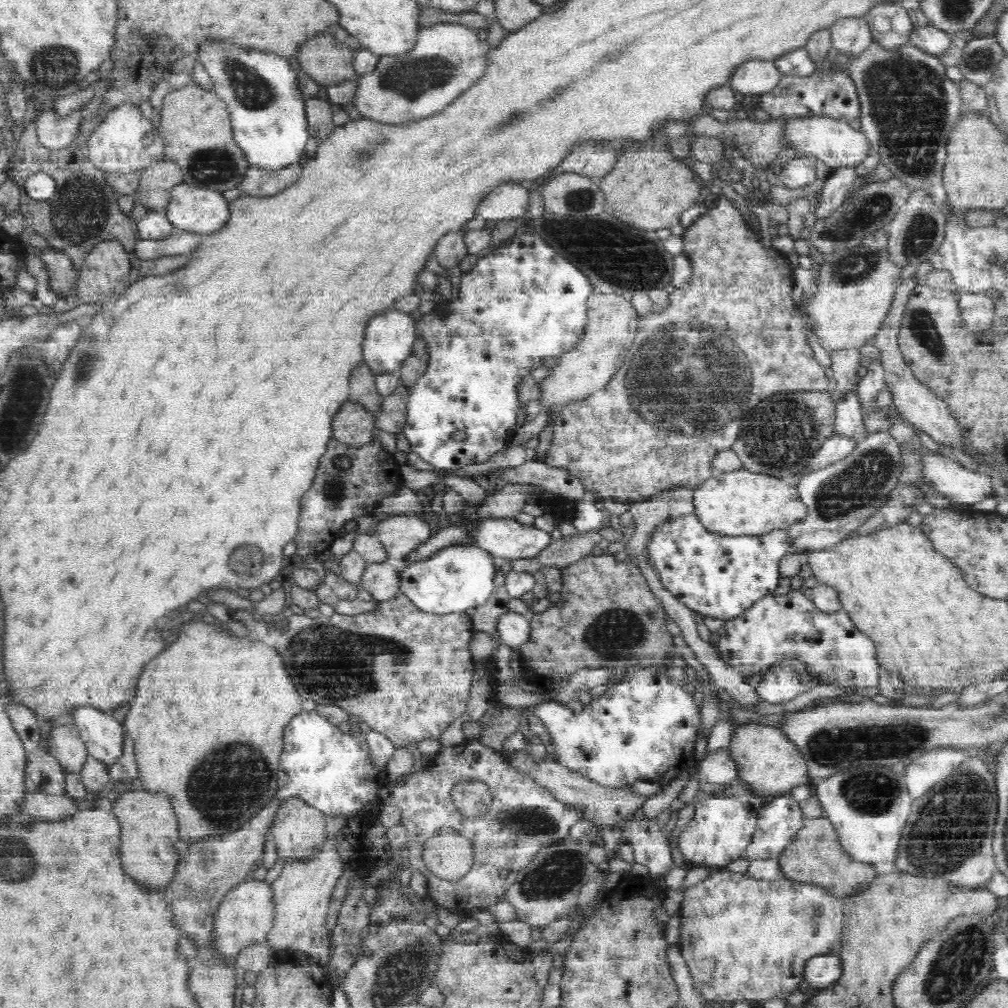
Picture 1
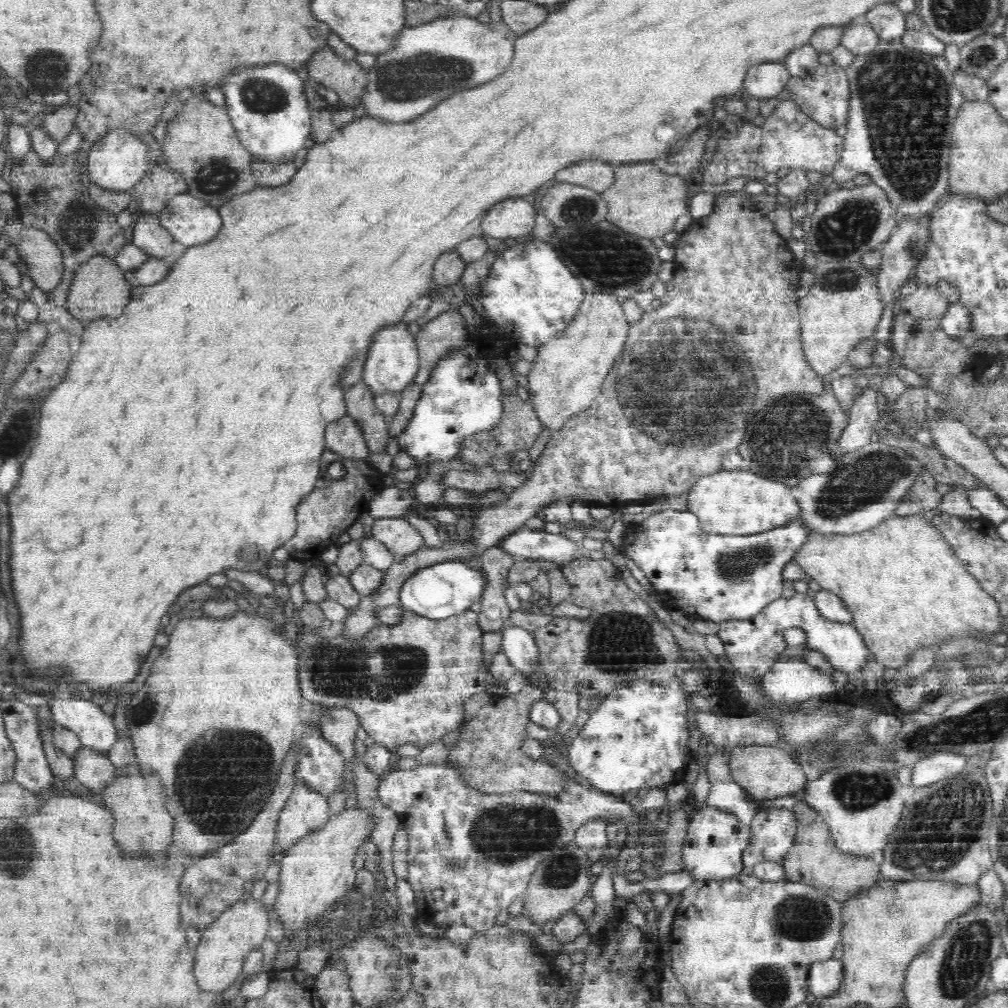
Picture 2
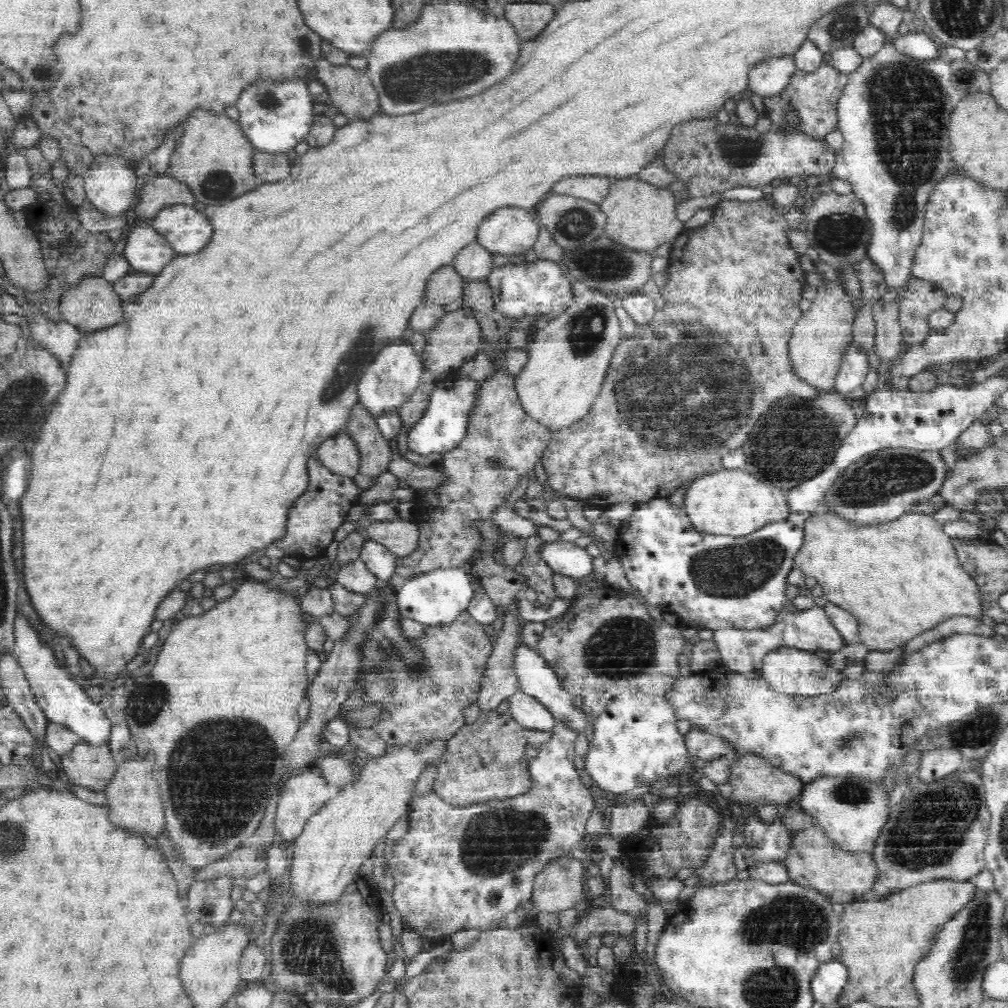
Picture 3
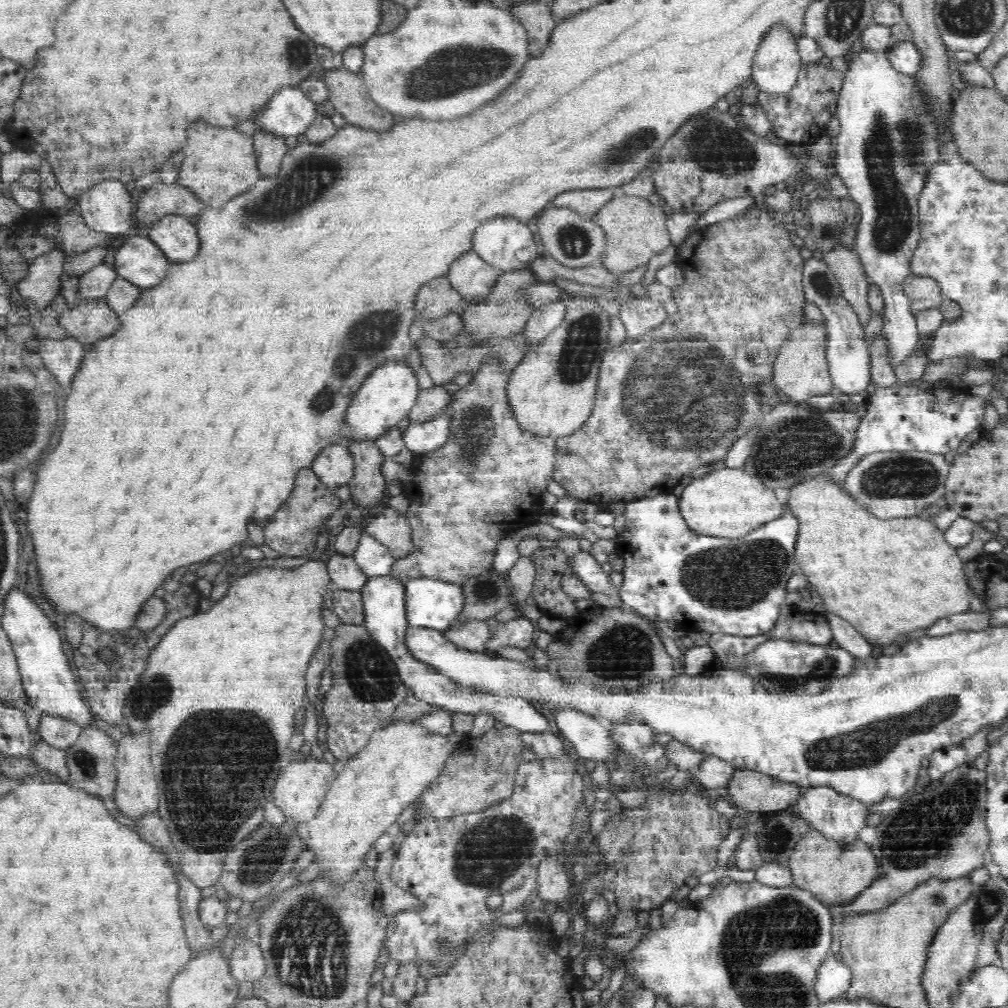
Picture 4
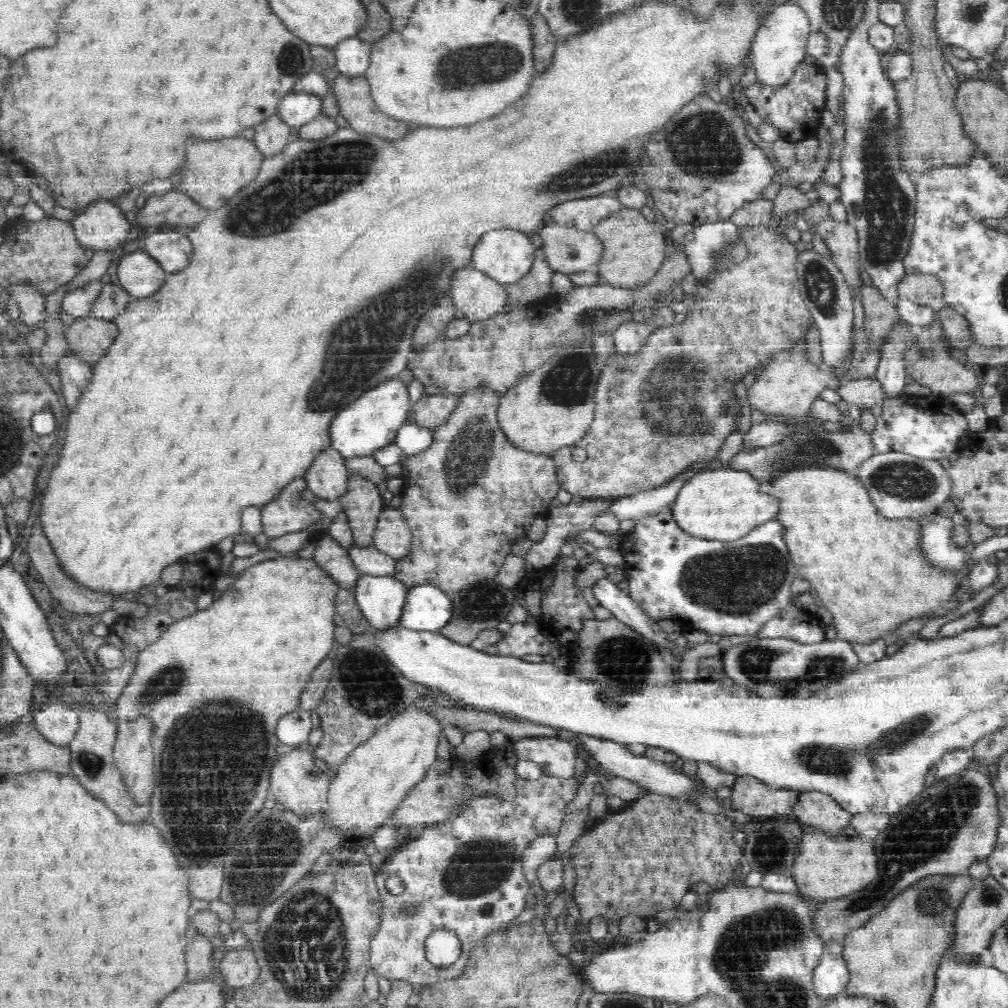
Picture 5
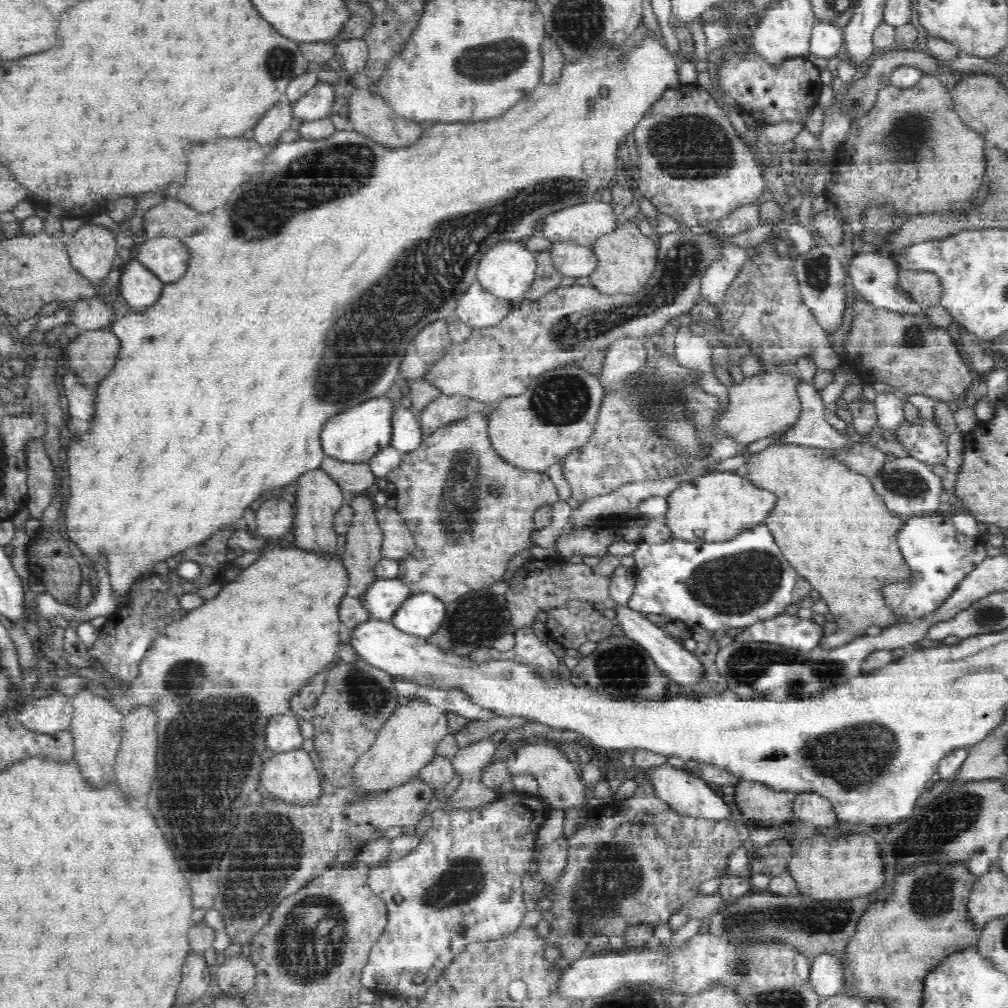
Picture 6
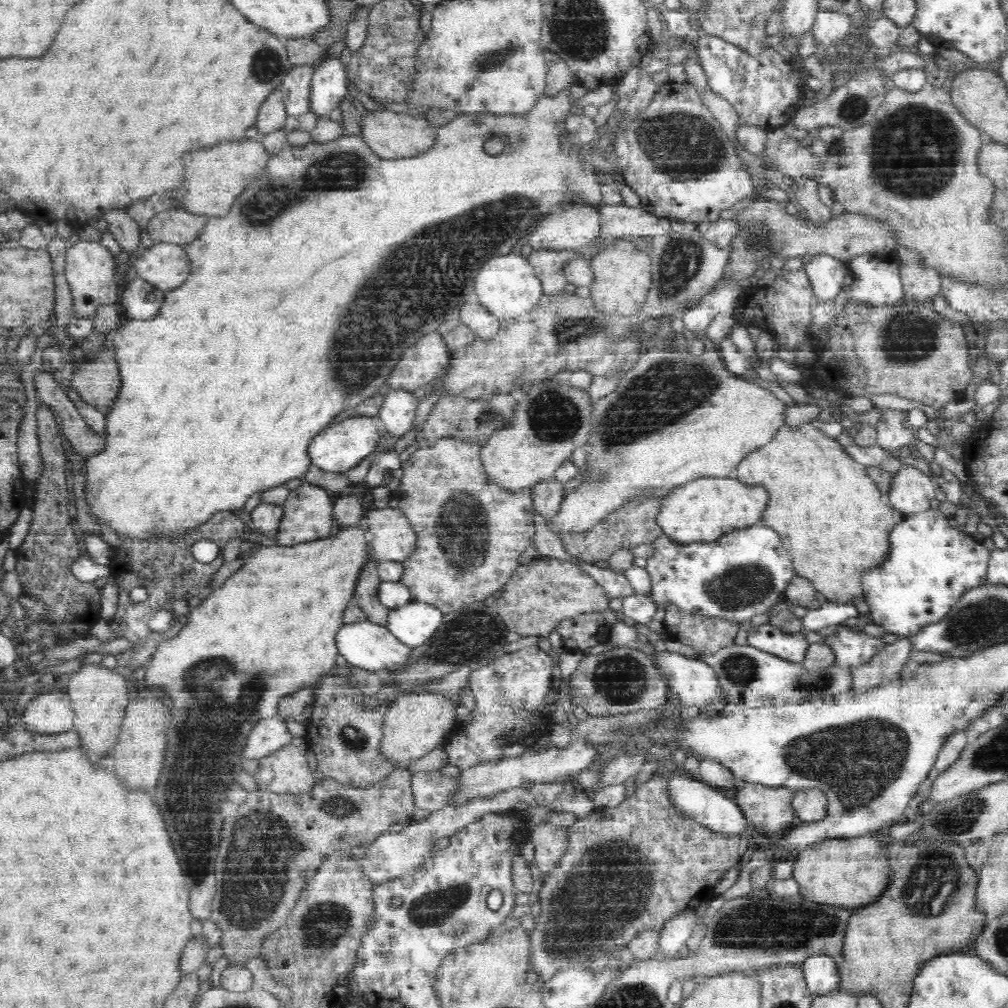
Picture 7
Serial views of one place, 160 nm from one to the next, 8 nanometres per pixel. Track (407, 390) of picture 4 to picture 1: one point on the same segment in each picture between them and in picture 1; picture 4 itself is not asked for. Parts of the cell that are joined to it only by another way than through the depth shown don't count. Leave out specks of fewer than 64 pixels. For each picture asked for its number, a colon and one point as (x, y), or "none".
1: (389, 336)
2: (392, 363)
3: (389, 380)

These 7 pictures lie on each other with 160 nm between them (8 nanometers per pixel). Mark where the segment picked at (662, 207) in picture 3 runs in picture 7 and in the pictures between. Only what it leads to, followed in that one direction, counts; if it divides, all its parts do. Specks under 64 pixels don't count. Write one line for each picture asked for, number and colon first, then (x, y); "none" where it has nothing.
4: (634, 232)
5: (634, 250)
6: (626, 258)
7: (622, 279)

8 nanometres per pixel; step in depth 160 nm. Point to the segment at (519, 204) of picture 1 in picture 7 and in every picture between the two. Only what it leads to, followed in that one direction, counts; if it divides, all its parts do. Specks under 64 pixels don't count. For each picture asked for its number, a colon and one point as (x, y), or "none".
2: (514, 217)
3: (510, 230)
4: (506, 243)
5: (507, 255)
6: (507, 271)
7: (507, 286)

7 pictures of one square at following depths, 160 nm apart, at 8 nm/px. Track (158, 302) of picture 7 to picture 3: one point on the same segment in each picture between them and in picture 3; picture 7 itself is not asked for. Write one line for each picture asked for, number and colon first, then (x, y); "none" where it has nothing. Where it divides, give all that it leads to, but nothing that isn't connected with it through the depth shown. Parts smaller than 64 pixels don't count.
3: (146, 250)
4: (140, 261)
5: (140, 275)
6: (141, 288)

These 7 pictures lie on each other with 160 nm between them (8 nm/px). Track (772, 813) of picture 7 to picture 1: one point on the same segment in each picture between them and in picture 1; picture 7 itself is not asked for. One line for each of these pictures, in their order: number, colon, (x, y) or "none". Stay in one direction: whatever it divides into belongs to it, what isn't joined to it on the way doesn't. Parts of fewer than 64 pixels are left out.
1: (768, 764)
2: (765, 772)
3: (755, 781)
4: (751, 790)
5: (753, 797)
6: (756, 800)

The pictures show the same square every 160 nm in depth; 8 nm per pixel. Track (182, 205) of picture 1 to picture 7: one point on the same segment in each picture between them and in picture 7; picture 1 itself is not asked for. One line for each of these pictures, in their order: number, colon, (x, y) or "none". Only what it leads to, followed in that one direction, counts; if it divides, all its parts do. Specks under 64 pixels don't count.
2: (192, 222)
3: (184, 227)
4: (179, 240)
5: (173, 250)
6: (167, 257)
7: (165, 265)

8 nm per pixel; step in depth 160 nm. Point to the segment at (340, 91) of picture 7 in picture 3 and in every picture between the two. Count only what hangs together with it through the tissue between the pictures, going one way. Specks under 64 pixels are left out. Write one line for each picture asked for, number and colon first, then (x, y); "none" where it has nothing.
3: (275, 115)
4: (290, 112)
5: (296, 108)
6: (315, 104)

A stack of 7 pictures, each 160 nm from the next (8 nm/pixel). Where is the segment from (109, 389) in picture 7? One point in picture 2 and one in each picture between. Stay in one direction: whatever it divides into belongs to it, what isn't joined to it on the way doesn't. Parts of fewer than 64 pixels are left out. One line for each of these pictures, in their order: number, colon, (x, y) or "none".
2: (100, 288)
3: (92, 303)
4: (89, 321)
5: (88, 338)
6: (91, 360)

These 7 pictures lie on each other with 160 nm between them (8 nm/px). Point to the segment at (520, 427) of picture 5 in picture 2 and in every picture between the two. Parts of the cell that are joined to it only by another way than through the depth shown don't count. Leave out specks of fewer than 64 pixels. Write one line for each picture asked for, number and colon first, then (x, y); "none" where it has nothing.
2: (568, 371)
3: (568, 359)
4: (551, 391)

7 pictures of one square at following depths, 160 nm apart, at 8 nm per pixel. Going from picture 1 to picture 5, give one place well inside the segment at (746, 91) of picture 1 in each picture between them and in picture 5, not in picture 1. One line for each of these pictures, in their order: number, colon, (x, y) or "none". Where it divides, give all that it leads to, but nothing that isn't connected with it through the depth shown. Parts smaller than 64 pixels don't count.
2: (765, 80)
3: (769, 77)
4: (776, 66)
5: (780, 44)

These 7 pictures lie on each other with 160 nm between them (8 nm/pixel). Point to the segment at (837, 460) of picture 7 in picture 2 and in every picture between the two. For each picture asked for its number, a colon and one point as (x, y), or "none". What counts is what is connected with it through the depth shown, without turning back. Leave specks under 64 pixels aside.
2: (905, 587)
3: (899, 579)
4: (886, 578)
5: (868, 570)
6: (836, 532)

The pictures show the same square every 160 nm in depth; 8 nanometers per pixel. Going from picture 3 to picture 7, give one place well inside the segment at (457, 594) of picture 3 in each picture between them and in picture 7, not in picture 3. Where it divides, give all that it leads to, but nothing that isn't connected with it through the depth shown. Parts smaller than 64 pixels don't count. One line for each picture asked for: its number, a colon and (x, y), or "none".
4: (430, 603)
5: (428, 608)
6: (421, 614)
7: (412, 624)

